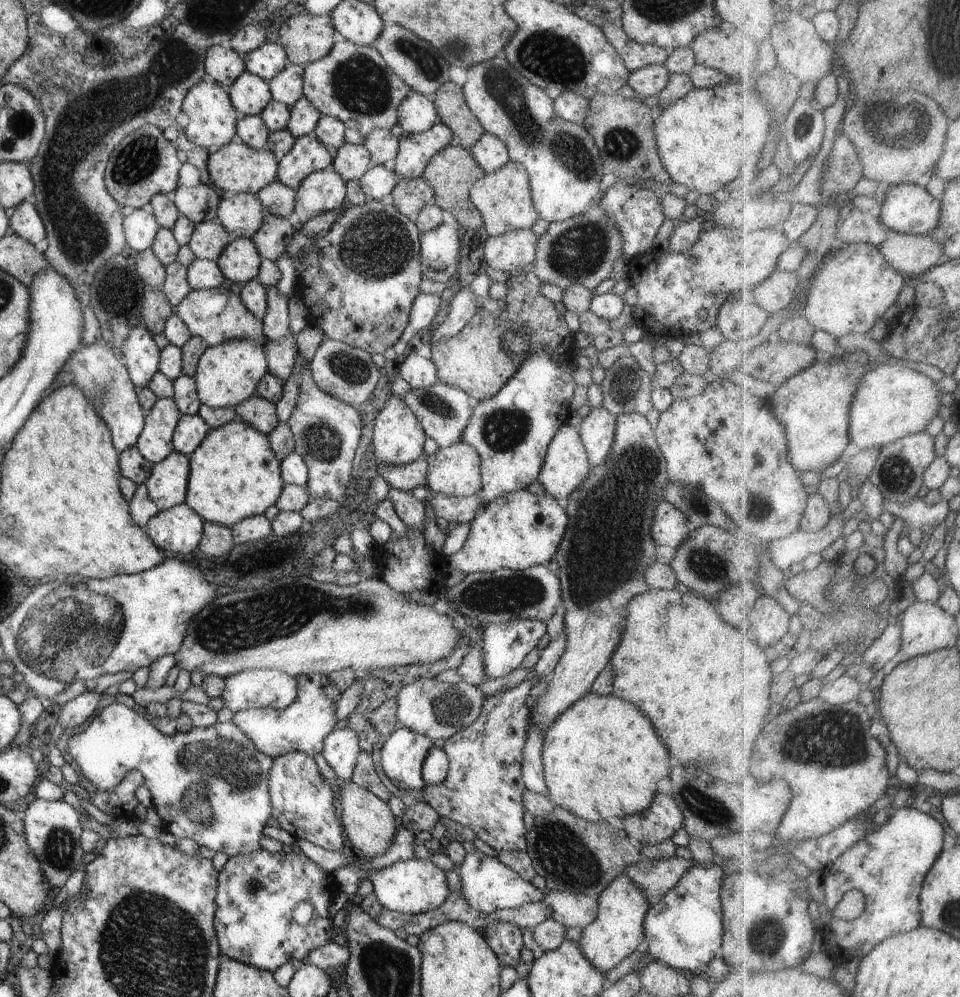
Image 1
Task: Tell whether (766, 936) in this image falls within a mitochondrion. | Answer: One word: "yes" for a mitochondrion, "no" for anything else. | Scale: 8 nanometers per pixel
yes

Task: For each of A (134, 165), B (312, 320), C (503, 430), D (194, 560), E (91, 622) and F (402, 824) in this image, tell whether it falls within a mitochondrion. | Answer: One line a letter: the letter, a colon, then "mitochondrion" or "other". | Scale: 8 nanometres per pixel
A: mitochondrion
B: other
C: mitochondrion
D: other
E: mitochondrion
F: other

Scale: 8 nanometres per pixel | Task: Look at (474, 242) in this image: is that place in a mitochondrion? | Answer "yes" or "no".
no

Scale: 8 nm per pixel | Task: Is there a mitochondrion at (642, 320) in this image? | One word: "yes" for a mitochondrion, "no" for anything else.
no

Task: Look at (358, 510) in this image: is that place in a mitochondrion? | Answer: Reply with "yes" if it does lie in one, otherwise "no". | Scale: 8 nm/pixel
no

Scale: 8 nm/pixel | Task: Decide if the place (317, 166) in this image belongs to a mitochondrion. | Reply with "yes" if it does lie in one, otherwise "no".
no

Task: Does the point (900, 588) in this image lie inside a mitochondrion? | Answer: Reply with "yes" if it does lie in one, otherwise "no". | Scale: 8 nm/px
no

